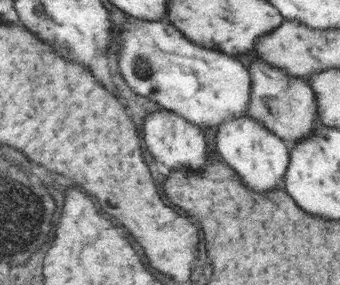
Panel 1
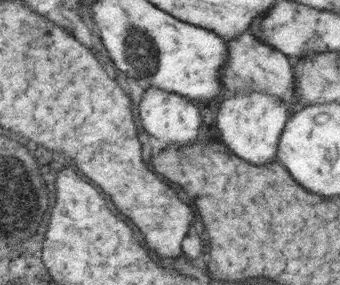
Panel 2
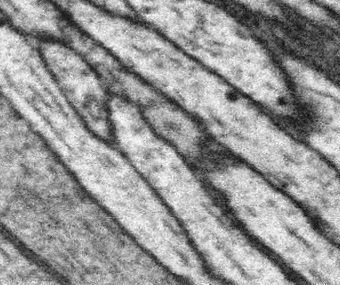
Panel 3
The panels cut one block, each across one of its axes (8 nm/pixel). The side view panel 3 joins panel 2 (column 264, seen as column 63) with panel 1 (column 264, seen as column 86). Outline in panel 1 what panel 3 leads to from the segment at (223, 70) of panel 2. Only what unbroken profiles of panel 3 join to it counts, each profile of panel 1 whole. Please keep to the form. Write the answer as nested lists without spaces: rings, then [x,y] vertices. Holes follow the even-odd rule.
[[[255,58],[249,64],[249,74],[253,80],[251,104],[247,108],[249,118],[259,120],[263,124],[263,128],[273,132],[287,146],[293,146],[293,142],[309,138],[311,132],[315,132],[315,128],[317,128],[317,98],[315,98],[315,92],[309,82],[289,78],[287,74],[273,70],[271,64],[261,62],[259,58]]]

